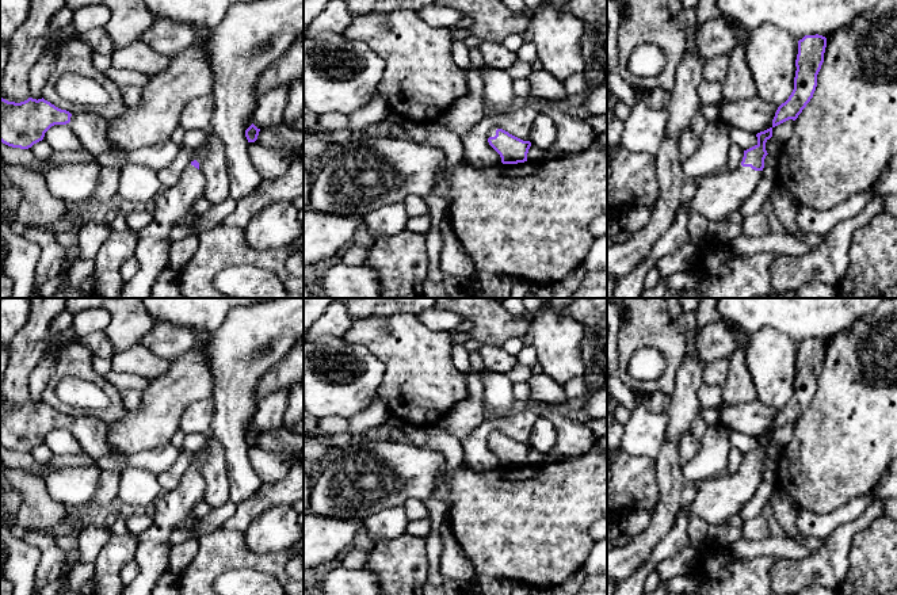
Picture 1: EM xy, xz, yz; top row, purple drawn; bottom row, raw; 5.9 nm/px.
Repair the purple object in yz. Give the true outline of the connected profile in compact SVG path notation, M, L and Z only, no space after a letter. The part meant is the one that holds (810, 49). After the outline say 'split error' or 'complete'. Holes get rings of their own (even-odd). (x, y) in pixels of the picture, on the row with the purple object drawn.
M818 34L805 35L798 41L794 89L789 99L778 107L772 127L789 119L795 121L813 98L817 87L817 75L824 62L825 47L827 38Z; complete

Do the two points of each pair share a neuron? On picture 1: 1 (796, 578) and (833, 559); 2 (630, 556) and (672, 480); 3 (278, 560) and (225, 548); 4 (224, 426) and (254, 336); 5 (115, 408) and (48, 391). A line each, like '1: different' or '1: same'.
1: same
2: same
3: same
4: same
5: same

